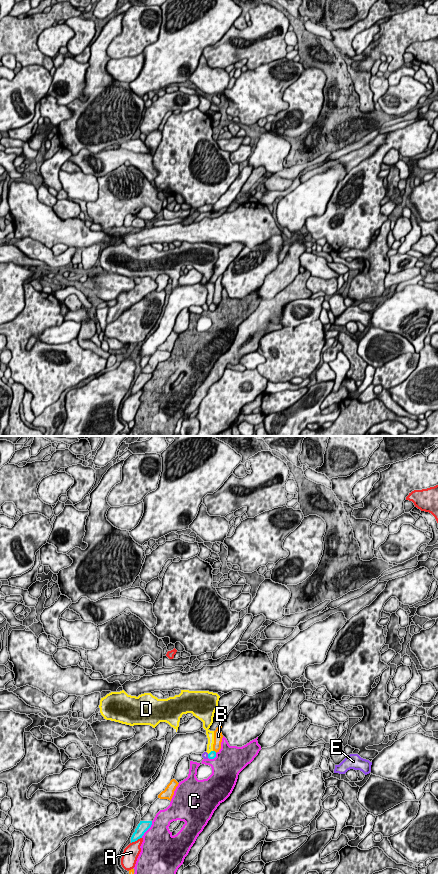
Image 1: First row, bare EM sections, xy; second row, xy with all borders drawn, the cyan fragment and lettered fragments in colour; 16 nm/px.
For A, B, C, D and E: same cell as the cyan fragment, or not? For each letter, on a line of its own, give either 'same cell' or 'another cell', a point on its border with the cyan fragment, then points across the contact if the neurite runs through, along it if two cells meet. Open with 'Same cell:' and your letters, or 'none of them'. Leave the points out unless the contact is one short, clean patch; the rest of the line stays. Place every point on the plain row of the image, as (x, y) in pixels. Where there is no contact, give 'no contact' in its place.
Same cell: none of them
A: another cell; contact xy (136, 392)
B: another cell; contact xy (214, 303)
C: another cell; contact xy (148, 380)
D: another cell; contact xy (210, 304); border xy (212, 302), (208, 306)
E: another cell; contact xy (208, 308)

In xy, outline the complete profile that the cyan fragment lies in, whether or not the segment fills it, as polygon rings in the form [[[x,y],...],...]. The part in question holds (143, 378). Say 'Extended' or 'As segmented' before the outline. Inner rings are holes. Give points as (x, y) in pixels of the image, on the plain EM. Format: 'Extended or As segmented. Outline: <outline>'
As segmented. Outline: [[[140,373],[135,384],[131,389],[131,395],[137,393],[138,391],[142,390],[144,385],[151,379],[152,373]]]

